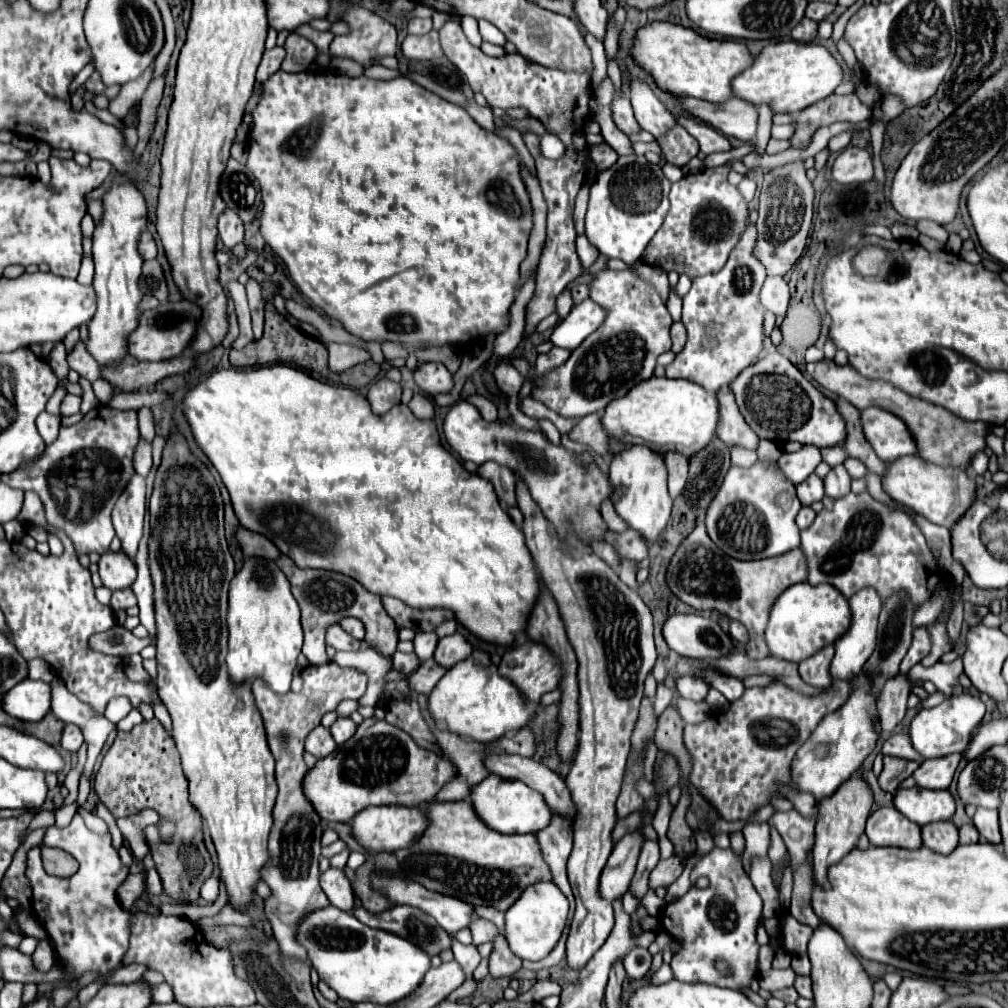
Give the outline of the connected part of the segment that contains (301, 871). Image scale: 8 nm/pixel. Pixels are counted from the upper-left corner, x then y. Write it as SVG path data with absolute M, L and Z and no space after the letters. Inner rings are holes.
M337 662L327 664L311 664L303 670L303 690L299 694L287 692L285 696L273 696L265 692L261 684L253 684L255 706L261 712L267 744L275 758L275 778L279 786L277 802L273 808L273 828L269 836L269 864L263 868L263 880L271 888L273 896L265 900L265 914L273 926L275 940L279 944L281 956L289 960L307 962L307 950L297 942L297 932L301 920L321 908L327 908L331 902L327 900L325 892L319 886L319 856L321 856L321 818L315 806L303 794L303 778L309 772L303 760L303 744L307 734L321 724L325 712L331 712L339 706L341 700L351 698L359 700L367 688L367 674L357 668L343 668Z

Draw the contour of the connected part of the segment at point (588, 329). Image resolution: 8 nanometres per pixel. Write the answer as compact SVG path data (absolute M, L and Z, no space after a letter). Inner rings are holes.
M591 298L573 306L569 316L555 326L551 342L557 348L575 350L591 332L595 332L605 320L605 310Z

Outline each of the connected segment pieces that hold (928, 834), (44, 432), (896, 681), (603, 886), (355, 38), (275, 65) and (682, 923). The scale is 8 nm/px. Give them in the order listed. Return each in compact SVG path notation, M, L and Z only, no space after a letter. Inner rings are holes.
M933 822L921 826L921 838L923 846L927 846L929 850L949 854L959 844L959 830L953 822Z
M42 412L36 419L36 426L46 445L53 443L58 434L60 423L54 423L53 415Z
M897 674L893 680L883 684L881 700L877 700L877 710L881 716L881 727L884 732L891 733L897 724L903 720L907 710L907 696L911 682L907 682L905 674Z
M633 832L615 844L599 880L599 894L603 900L615 902L629 890L641 852L641 840L643 836L639 832Z
M363 6L351 8L343 20L351 26L351 34L335 36L331 42L333 56L351 58L363 66L375 56L393 56L397 50L397 32L383 16Z
M275 46L273 50L265 50L261 66L259 66L259 84L267 82L269 76L273 76L279 70L283 58L285 58L285 48L281 46Z
M713 848L703 854L691 870L691 882L701 876L709 880L707 888L691 886L683 898L667 904L661 914L661 926L667 934L681 940L685 948L685 952L673 956L671 968L679 982L705 982L739 990L757 978L759 944L755 940L755 930L761 918L761 896L745 874L739 854L731 848ZM717 960L725 962L733 972L723 976L715 968Z

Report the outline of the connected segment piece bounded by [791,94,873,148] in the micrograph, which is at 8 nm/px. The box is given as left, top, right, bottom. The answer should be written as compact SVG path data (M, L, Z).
M855 94L849 96L829 96L809 108L805 108L797 116L797 132L791 138L793 146L803 148L809 144L813 132L819 126L829 126L833 122L849 122L849 124L859 124L859 122L871 122L873 120L873 110L871 106L863 104Z

